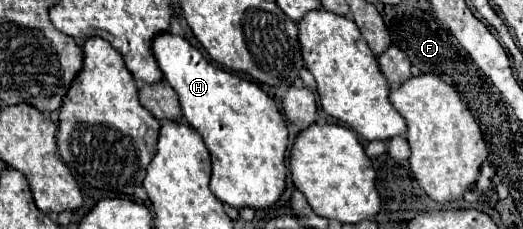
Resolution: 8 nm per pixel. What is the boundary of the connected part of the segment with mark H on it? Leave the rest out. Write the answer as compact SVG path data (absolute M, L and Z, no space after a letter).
M170 31L152 39L152 53L164 79L180 99L186 123L202 135L210 151L212 193L236 209L246 205L266 209L278 201L286 187L288 129L274 101L256 81L206 61L196 47Z

